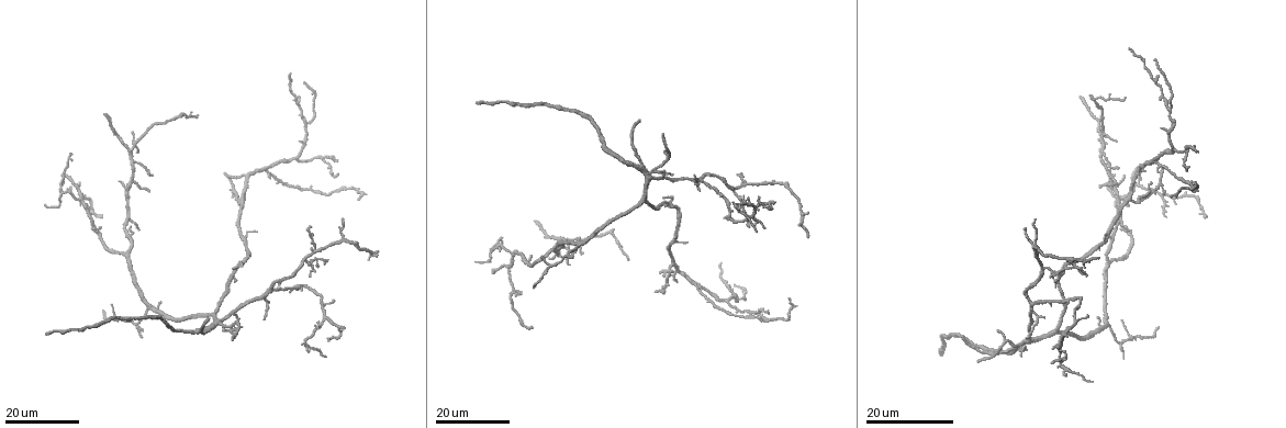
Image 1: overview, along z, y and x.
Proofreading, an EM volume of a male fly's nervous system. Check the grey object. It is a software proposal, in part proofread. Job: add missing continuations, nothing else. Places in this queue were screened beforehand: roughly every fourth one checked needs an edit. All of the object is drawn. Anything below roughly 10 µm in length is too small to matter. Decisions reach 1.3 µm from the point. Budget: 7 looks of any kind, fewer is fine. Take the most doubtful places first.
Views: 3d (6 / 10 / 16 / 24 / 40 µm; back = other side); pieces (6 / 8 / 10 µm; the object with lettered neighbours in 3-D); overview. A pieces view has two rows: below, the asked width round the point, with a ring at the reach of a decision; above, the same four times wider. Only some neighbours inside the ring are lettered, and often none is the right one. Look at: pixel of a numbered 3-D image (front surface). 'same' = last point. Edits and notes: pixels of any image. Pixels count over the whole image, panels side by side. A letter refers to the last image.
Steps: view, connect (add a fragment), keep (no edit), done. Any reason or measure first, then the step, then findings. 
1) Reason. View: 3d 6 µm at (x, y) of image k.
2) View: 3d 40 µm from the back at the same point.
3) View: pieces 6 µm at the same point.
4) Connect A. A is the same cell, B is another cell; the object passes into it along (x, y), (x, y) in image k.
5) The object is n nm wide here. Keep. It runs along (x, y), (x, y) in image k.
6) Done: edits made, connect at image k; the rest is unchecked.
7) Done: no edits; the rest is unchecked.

Long arm stops here. View: 3d 24 µm at (639, 121) of image 1.

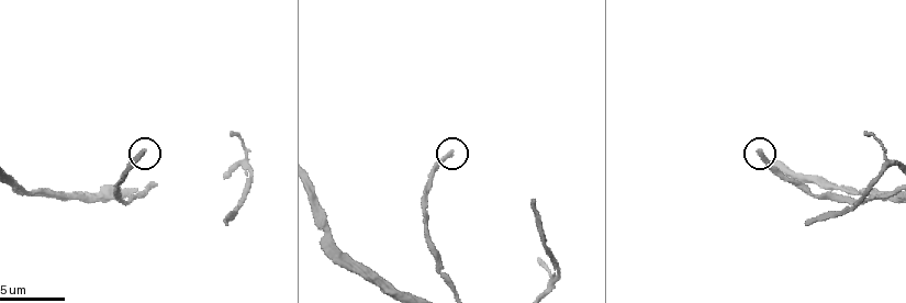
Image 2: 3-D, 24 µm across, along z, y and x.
View: pieces 10 µm at (760, 153) of image 2.

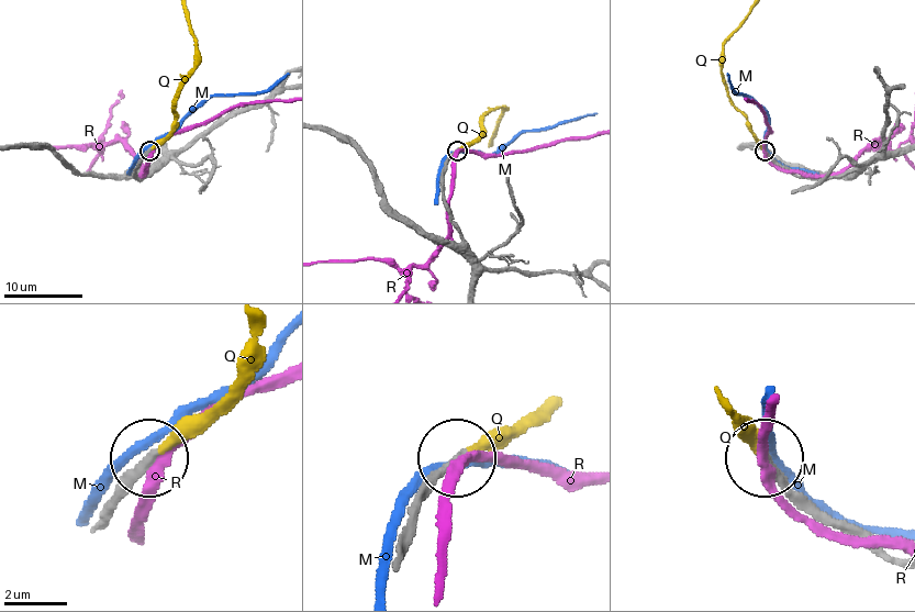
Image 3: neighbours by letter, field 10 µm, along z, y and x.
Connect Q. Q is the same cell, M and R are other cells; it goes on there.

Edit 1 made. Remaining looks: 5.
View: overview.

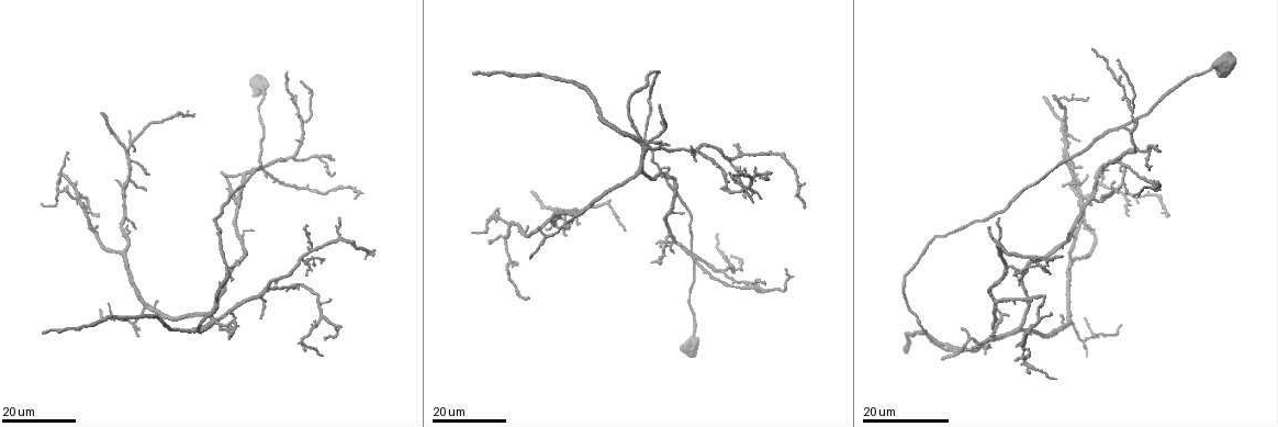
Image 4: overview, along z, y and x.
End of a long branch. View: 3d 16 µm at (1060, 257) of image 4.

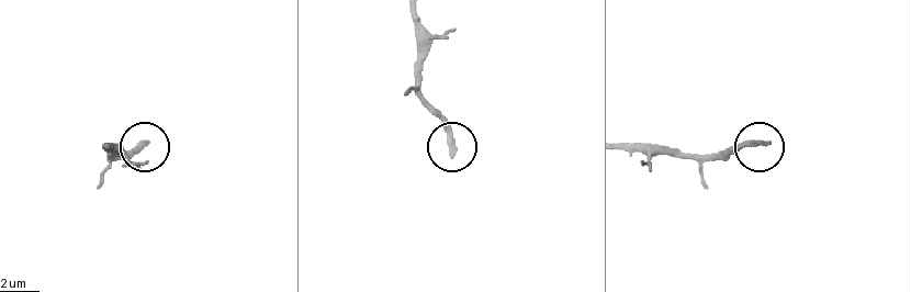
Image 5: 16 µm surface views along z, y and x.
View: pieces 6 µm at (451, 155) of image 5.

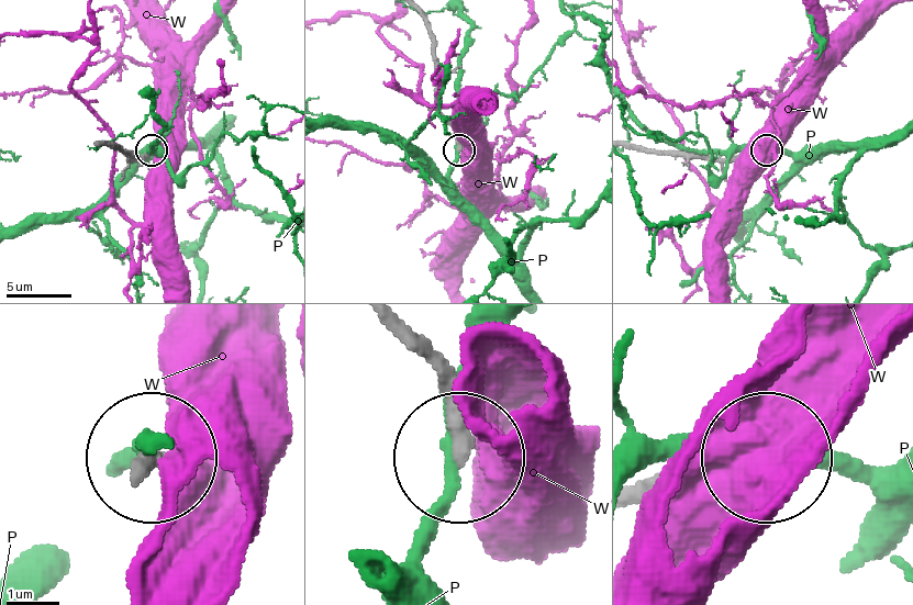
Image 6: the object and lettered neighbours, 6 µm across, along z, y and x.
Keep. P and W are other cells; no lettered fragment goes on from it.

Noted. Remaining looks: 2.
End of a long branch. View: 3d 24 µm at (473, 75) of image 4.

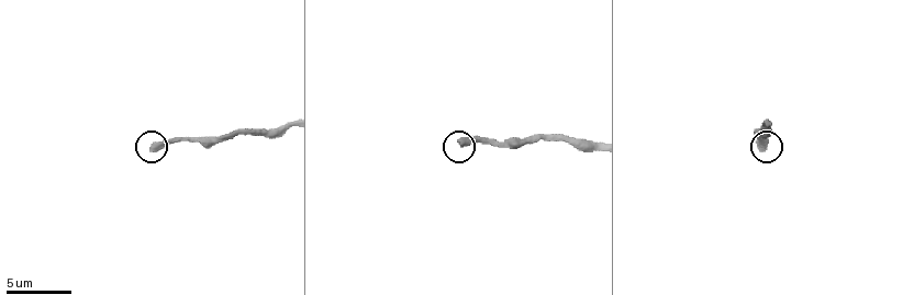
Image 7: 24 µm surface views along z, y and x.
View: pieces 6 µm at (762, 149) of image 7.

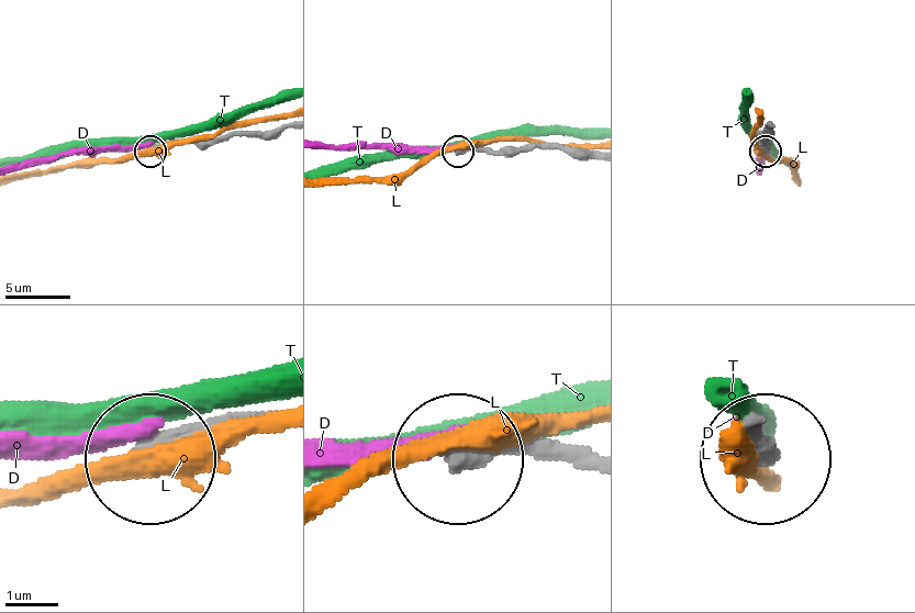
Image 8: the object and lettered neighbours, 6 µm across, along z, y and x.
The object is 440 nm wide here. Keep. D, L and T are other cells; it runs along (593, 154), (573, 147), (459, 151) in image 8; none of them fits.

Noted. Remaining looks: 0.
Done: edits made, connect at image 3; the rest is unchecked.

